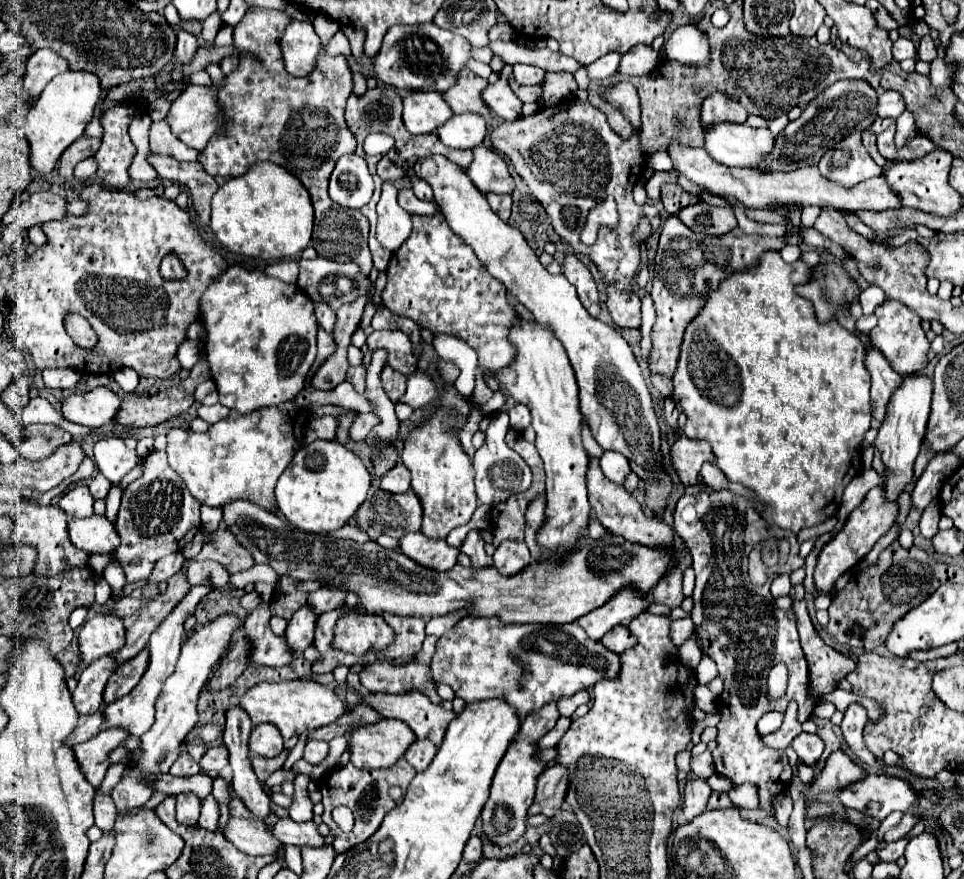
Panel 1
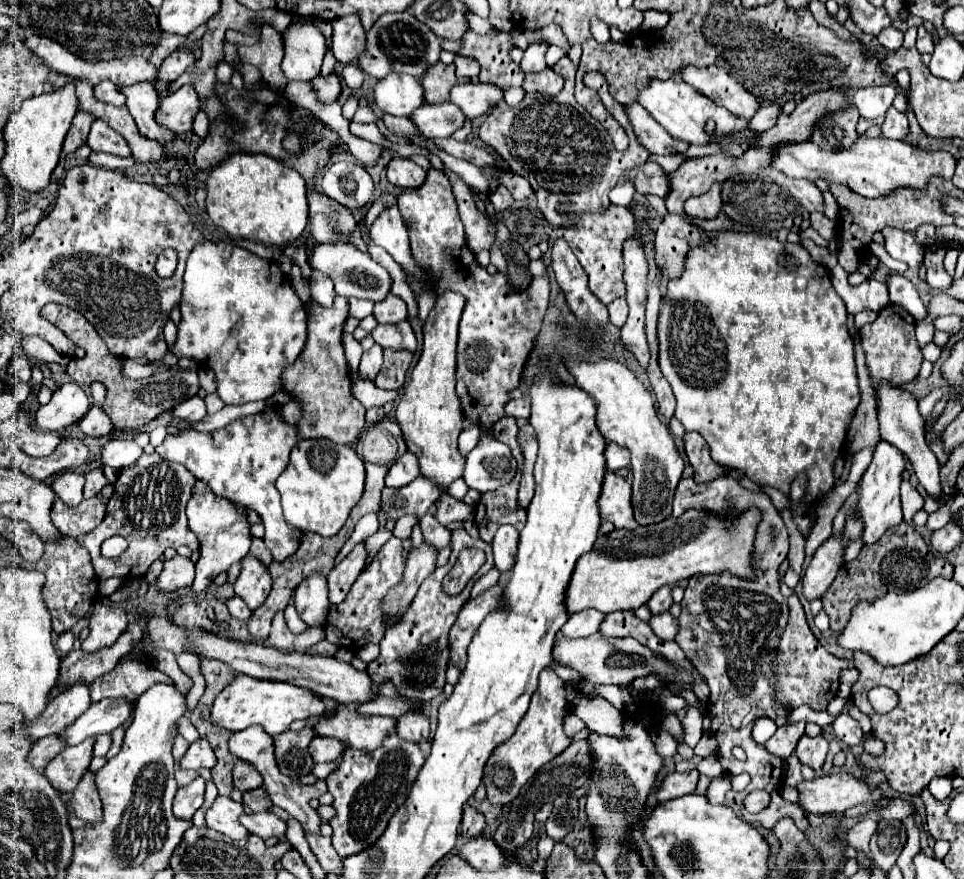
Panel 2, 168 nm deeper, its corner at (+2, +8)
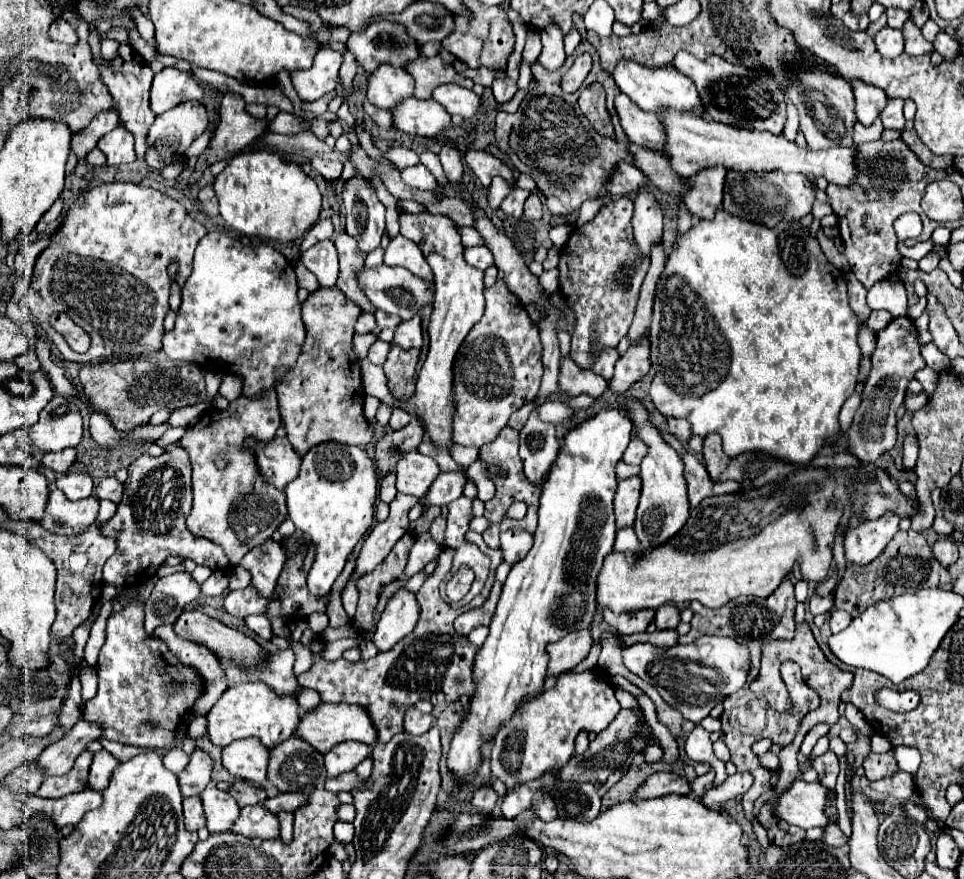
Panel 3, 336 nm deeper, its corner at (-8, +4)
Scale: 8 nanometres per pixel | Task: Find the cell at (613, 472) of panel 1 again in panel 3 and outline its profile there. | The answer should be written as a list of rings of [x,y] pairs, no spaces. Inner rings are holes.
[[[631,439],[631,443],[627,445],[625,453],[623,453],[623,461],[629,465],[641,465],[641,459],[645,457],[647,447],[643,445],[643,441],[639,439]]]

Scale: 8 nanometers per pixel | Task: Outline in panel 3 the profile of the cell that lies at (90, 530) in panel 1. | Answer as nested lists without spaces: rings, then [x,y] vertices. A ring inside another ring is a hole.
[[[53,489],[41,525],[57,535],[81,535],[97,523],[97,515],[99,499],[87,497],[87,501],[69,501],[59,489]]]

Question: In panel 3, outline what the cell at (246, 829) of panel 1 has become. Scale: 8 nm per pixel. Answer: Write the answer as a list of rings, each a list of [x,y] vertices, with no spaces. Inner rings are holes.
[[[207,787],[201,793],[205,817],[207,817],[207,829],[209,833],[225,833],[231,831],[235,821],[239,819],[241,807],[237,801],[223,789]]]

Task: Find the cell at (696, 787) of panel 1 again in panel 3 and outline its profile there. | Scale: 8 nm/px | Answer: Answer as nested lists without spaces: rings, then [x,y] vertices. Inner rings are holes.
[[[655,773],[637,791],[637,797],[655,799],[655,797],[665,797],[669,793],[689,795],[691,793],[691,785],[689,785],[687,777],[677,775],[677,773]]]

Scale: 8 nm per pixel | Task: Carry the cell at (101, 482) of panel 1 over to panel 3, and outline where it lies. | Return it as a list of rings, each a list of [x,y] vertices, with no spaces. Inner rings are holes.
[[[105,477],[95,487],[95,495],[99,499],[111,499],[111,501],[119,503],[121,501],[121,495],[123,495],[123,485],[115,477]]]

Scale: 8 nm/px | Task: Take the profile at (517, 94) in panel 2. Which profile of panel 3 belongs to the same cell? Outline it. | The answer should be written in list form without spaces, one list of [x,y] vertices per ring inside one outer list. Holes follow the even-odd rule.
[[[505,77],[503,81],[493,81],[493,95],[497,103],[507,103],[515,97],[517,93],[517,83],[511,77]]]

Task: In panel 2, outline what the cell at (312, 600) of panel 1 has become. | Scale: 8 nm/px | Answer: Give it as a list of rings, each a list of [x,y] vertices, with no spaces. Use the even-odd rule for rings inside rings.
[[[357,543],[353,547],[353,551],[339,563],[331,569],[331,573],[327,575],[327,581],[329,581],[329,601],[333,605],[345,601],[353,581],[357,579],[357,575],[363,571],[365,567],[365,561],[367,561],[367,549],[363,543]]]

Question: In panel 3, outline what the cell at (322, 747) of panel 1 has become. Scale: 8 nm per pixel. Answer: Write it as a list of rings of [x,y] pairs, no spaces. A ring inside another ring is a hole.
[[[339,743],[325,753],[325,769],[329,777],[353,771],[365,757],[371,755],[369,745],[363,743]]]

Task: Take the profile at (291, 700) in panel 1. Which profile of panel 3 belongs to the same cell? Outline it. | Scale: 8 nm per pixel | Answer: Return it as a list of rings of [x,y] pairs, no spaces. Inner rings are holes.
[[[249,681],[229,687],[221,699],[207,713],[207,733],[215,745],[229,745],[237,739],[259,737],[263,745],[273,749],[275,745],[289,739],[301,721],[301,711],[293,695],[277,695],[269,685],[261,681]]]

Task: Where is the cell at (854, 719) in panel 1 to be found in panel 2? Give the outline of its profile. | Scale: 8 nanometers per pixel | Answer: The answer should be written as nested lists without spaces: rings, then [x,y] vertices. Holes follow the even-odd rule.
[[[839,715],[833,723],[833,729],[835,729],[835,735],[849,747],[859,745],[863,739],[863,731],[857,725],[857,721],[851,719],[851,715]]]

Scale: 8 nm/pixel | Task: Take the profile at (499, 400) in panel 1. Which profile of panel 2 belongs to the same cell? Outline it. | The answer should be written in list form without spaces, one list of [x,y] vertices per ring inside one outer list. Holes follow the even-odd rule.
[[[525,397],[525,399],[513,399],[513,401],[509,401],[507,403],[507,407],[505,407],[505,413],[509,415],[509,417],[523,417],[523,419],[529,419],[529,415],[531,415],[531,401]]]

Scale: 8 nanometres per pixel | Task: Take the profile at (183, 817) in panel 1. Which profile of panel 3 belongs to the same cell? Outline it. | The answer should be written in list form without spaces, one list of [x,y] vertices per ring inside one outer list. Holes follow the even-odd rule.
[[[201,797],[183,799],[183,813],[185,813],[185,827],[189,831],[197,831],[205,827],[205,813],[203,813]]]

